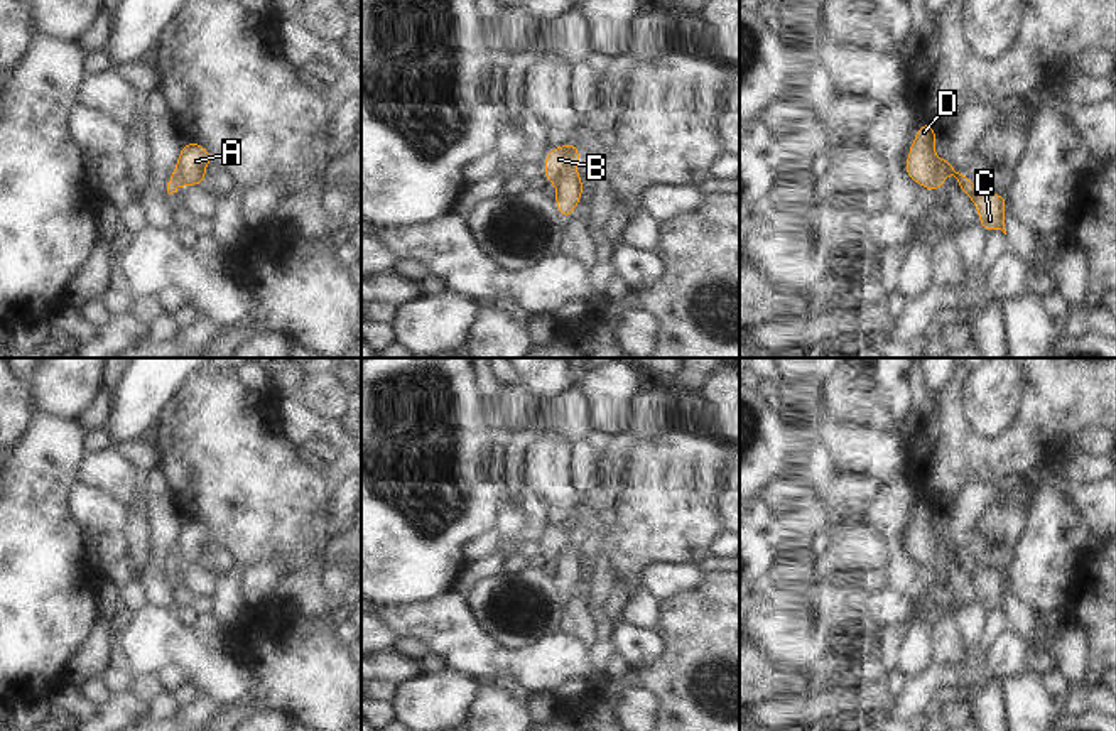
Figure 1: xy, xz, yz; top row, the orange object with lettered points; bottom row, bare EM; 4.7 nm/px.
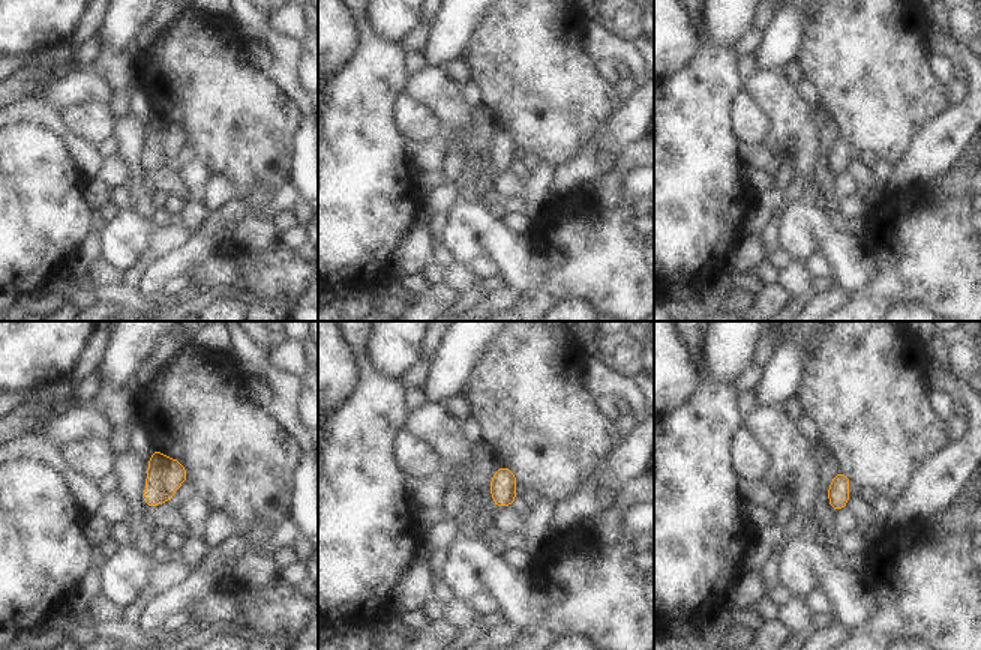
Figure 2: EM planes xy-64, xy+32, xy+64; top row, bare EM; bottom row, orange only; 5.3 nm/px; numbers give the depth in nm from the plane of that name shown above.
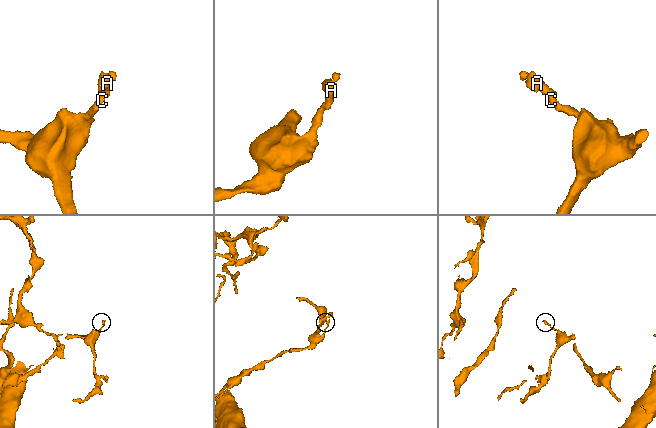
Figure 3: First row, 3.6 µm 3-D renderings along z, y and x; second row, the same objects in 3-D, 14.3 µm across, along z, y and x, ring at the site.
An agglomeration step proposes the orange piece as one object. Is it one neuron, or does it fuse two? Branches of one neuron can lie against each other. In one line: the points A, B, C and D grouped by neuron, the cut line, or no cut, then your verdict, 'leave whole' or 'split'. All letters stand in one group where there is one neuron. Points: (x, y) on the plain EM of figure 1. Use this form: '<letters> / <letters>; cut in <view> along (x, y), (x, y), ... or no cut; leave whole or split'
A B C D; no cut; leave whole

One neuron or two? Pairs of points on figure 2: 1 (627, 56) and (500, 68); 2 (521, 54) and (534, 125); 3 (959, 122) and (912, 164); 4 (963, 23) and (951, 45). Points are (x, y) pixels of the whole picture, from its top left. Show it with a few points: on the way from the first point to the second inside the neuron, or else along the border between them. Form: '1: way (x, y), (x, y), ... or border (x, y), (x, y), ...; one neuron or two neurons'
1: border (584, 24), (584, 48), (596, 63); two neurons
2: way (530, 72), (530, 107); one neuron
3: way (947, 134), (924, 156); one neuron
4: border (930, 20), (942, 32), (965, 44); two neurons

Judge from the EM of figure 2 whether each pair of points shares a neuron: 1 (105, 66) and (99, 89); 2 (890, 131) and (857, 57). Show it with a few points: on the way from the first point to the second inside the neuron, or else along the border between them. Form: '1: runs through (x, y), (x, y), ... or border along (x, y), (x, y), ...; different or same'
1: border along (65, 75), (80, 71), (96, 71), (117, 92); different
2: runs through (881, 113), (857, 75); same

